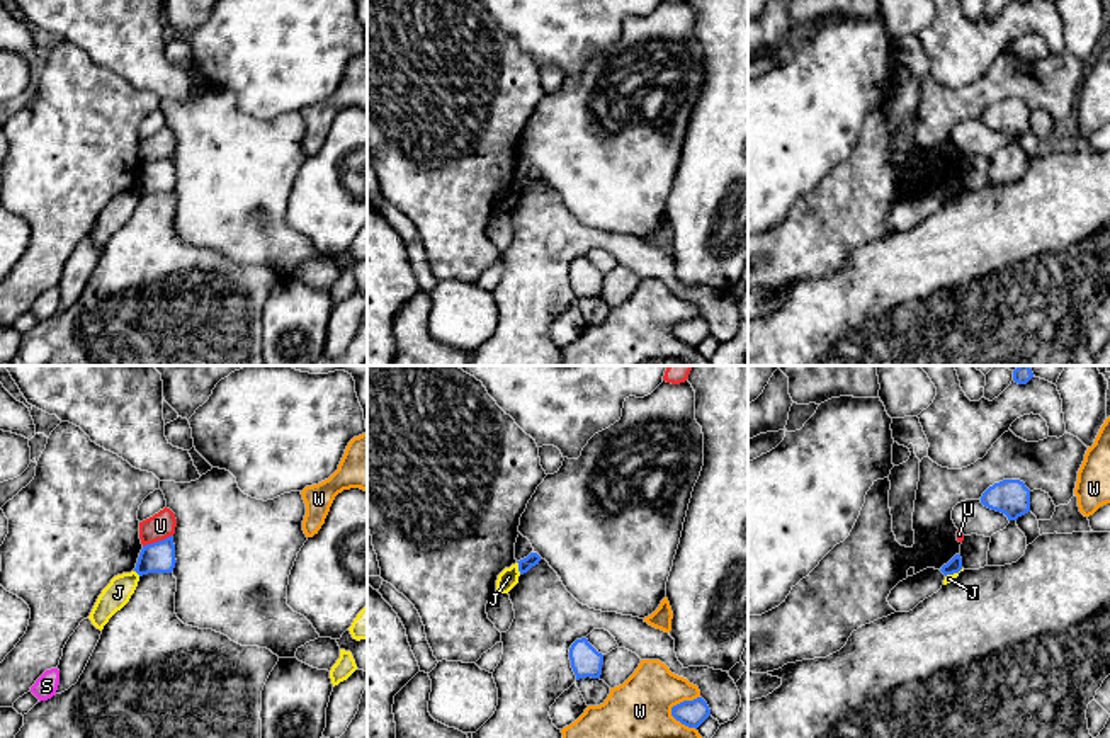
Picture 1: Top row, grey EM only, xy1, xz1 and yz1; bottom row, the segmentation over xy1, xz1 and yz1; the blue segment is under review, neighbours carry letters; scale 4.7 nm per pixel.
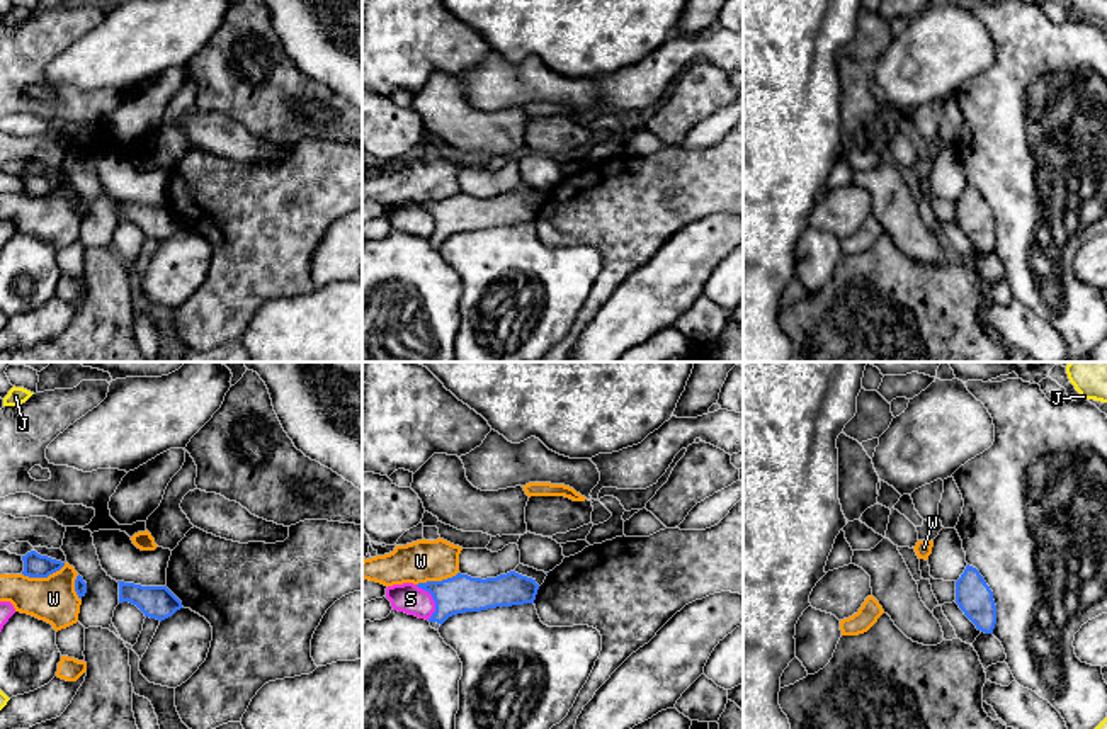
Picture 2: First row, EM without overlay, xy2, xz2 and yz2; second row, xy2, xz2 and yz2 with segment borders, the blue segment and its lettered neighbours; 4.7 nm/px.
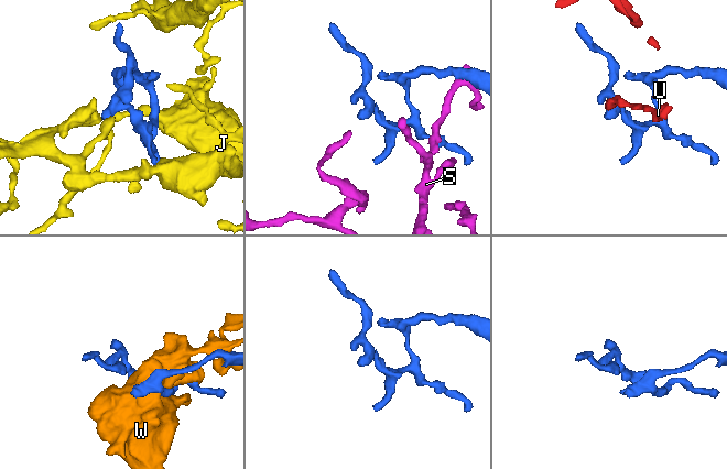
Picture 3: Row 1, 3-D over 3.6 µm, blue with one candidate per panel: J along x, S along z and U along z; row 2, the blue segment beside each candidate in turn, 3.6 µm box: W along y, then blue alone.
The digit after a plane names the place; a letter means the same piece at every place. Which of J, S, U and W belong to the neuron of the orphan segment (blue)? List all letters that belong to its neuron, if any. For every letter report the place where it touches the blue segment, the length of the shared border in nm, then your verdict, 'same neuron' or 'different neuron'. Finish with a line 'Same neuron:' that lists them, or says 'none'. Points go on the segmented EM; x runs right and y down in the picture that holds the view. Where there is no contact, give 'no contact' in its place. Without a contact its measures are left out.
J: xz1 (519, 568) | 70 nm | different neuron
S: xz2 (434, 600) | 180 nm | different neuron
U: xy1 (158, 541) | 160 nm | different neuron
W: xz1 (684, 701) | 170 nm | different neuron
Same neuron: none

